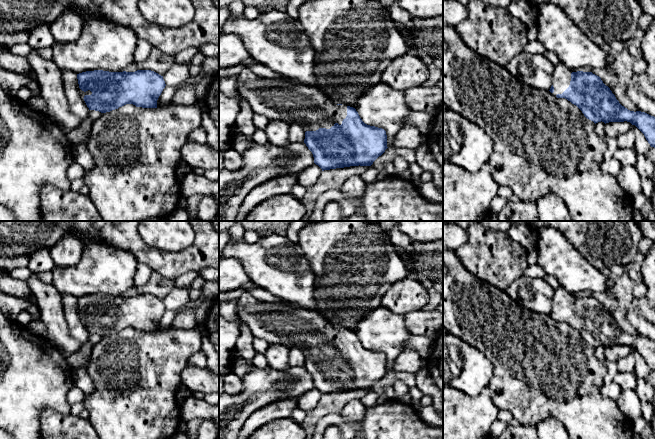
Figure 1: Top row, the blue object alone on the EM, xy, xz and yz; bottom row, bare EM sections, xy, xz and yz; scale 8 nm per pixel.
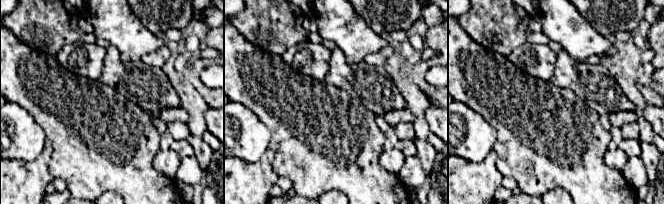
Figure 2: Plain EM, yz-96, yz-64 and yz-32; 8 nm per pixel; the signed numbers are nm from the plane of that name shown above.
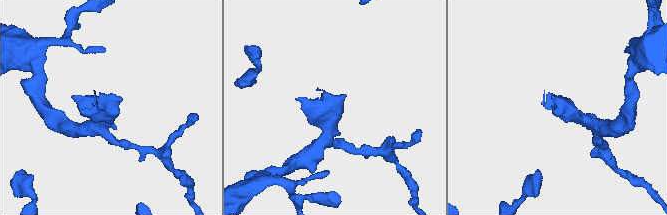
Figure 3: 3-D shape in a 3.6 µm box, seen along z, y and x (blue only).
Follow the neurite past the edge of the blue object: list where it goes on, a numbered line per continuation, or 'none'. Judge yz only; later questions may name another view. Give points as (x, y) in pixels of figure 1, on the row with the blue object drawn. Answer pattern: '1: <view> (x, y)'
1: yz (561, 74)

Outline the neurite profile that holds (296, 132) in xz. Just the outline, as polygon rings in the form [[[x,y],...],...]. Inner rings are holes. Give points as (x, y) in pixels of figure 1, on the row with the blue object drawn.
[[[293,122],[290,124],[288,139],[292,143],[304,142],[305,130],[303,129],[299,122]]]

